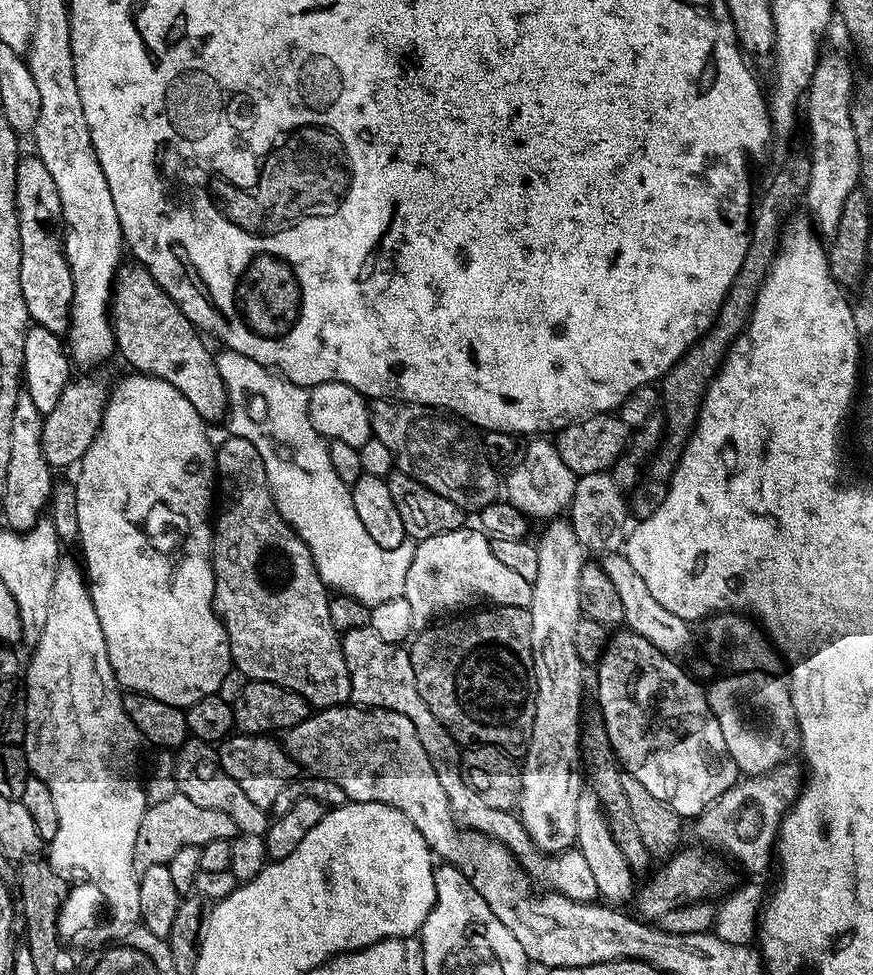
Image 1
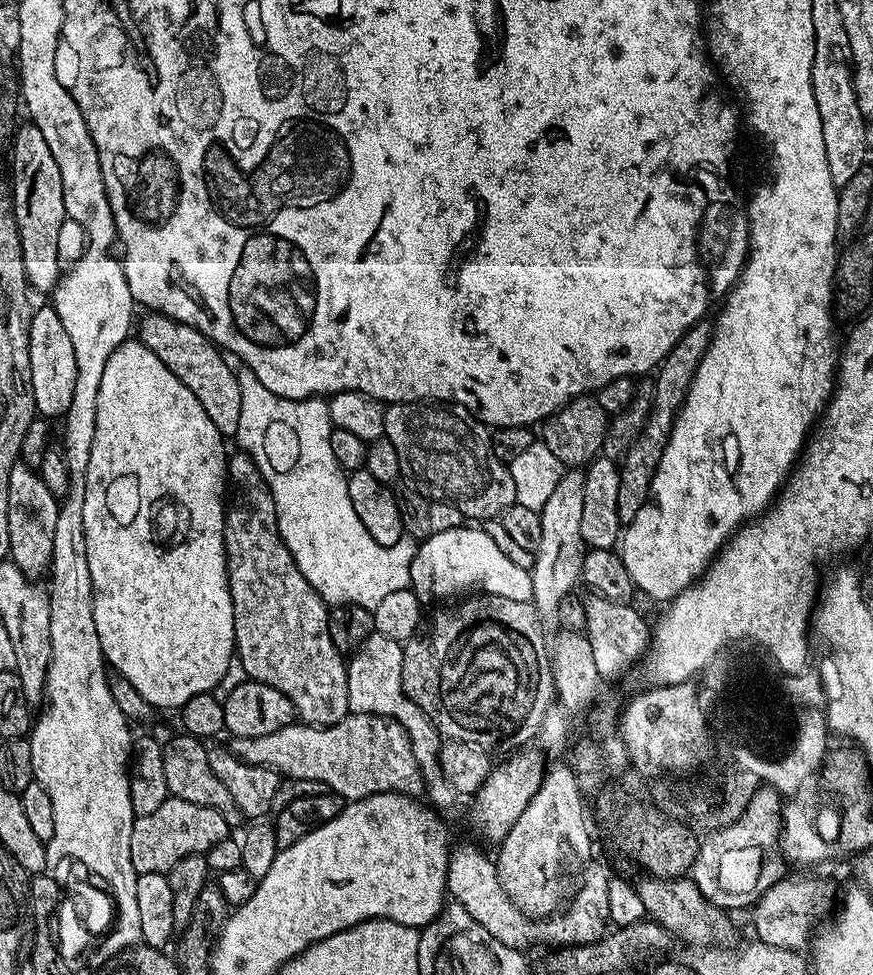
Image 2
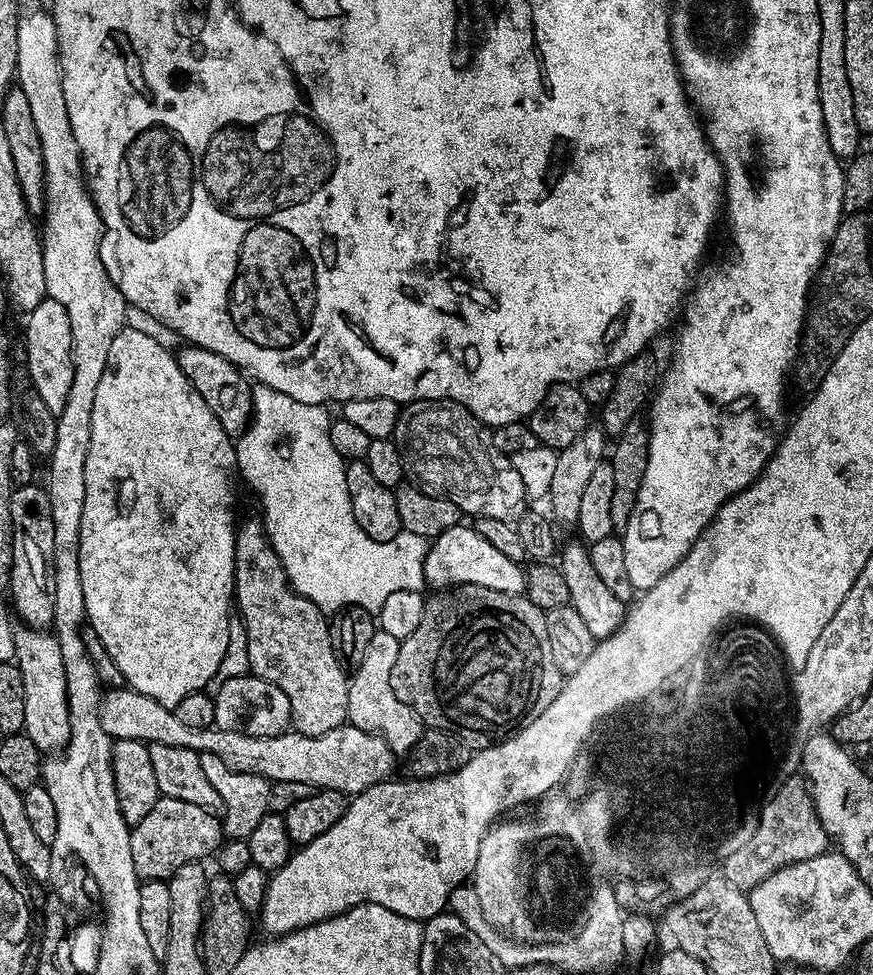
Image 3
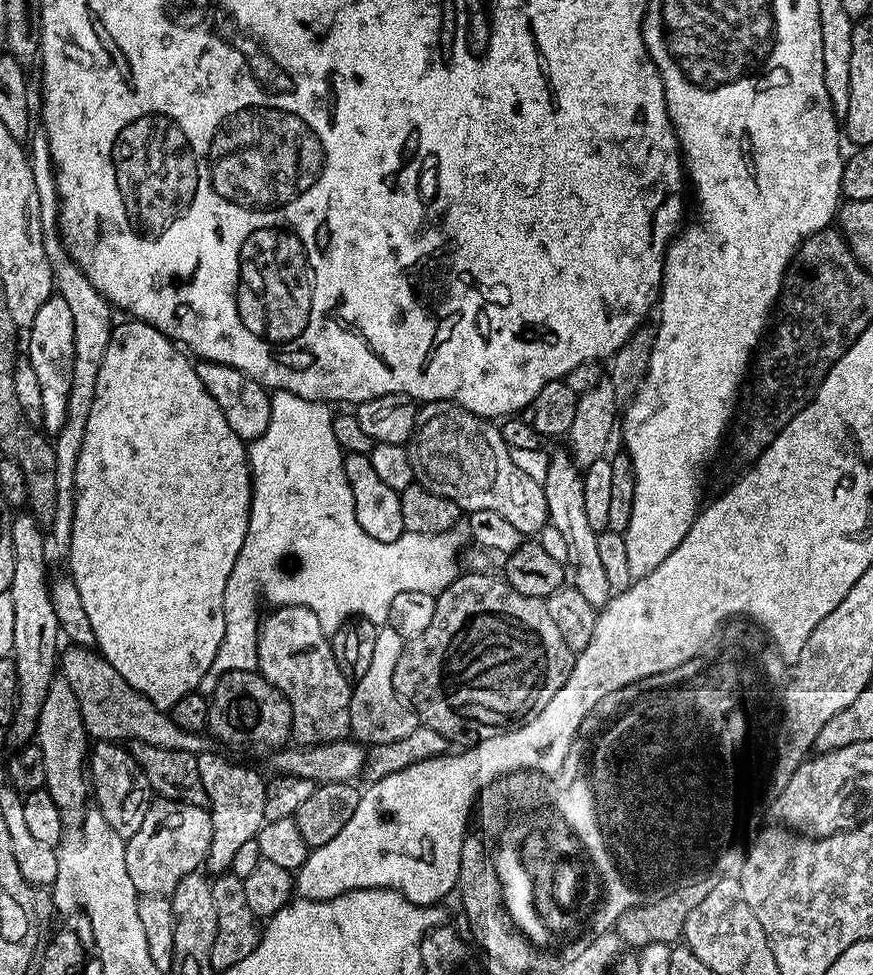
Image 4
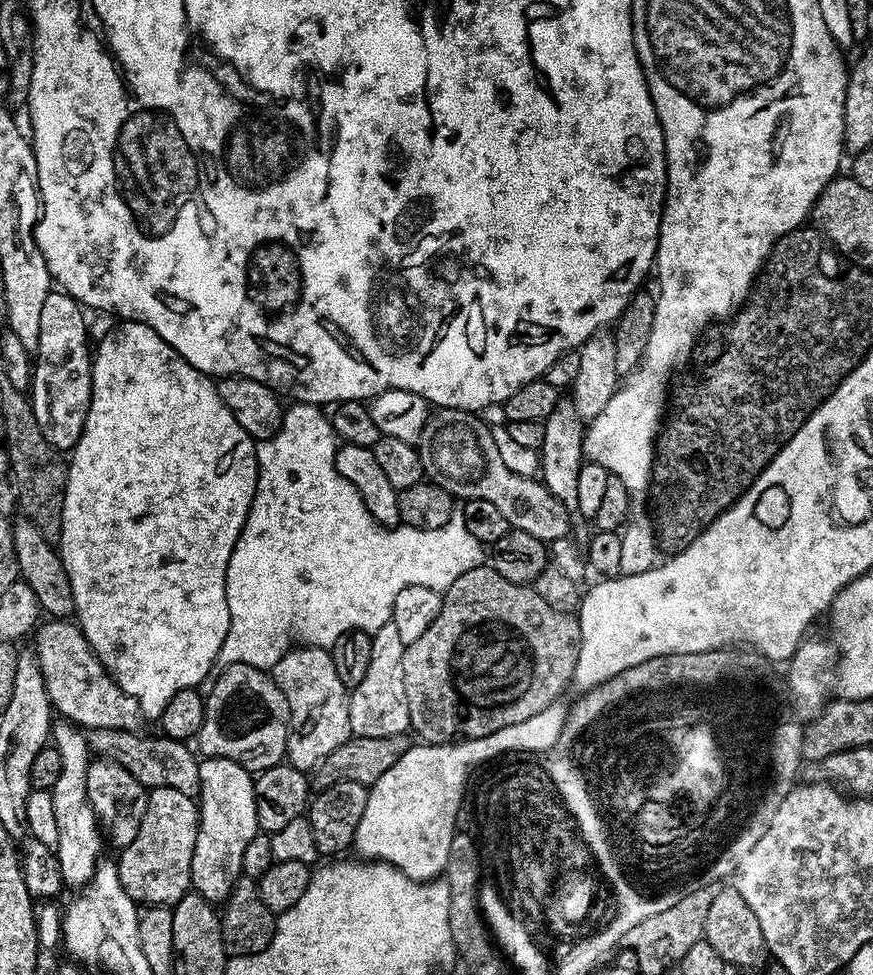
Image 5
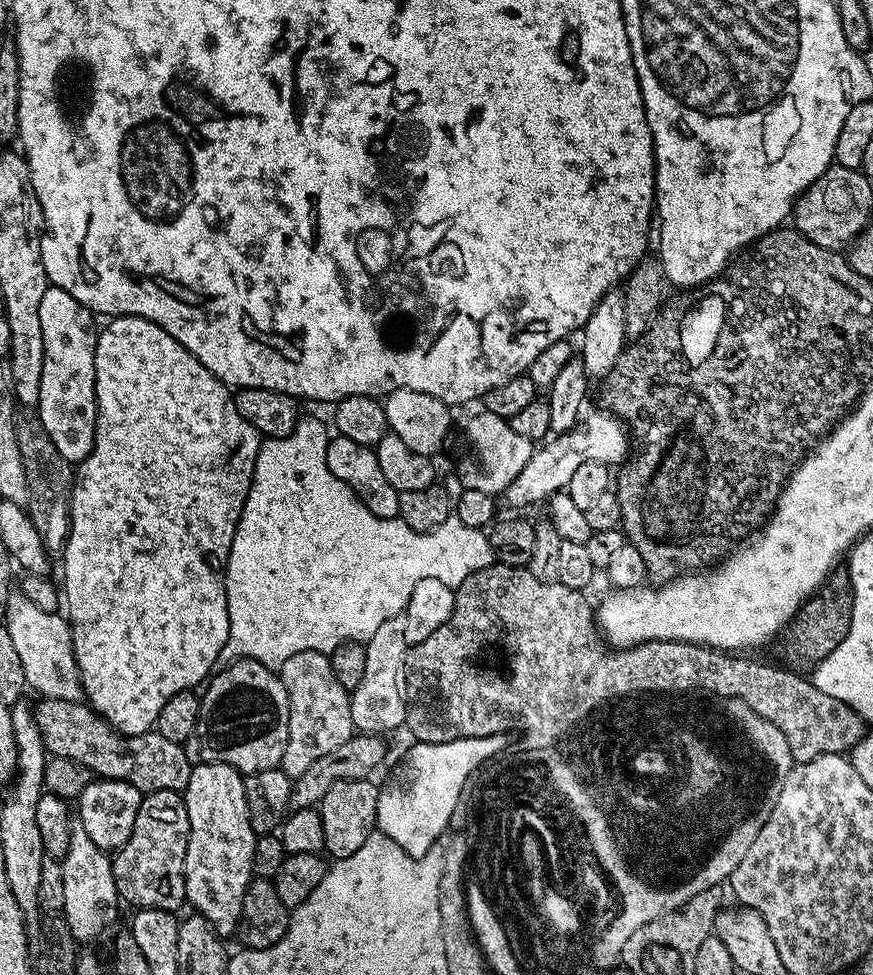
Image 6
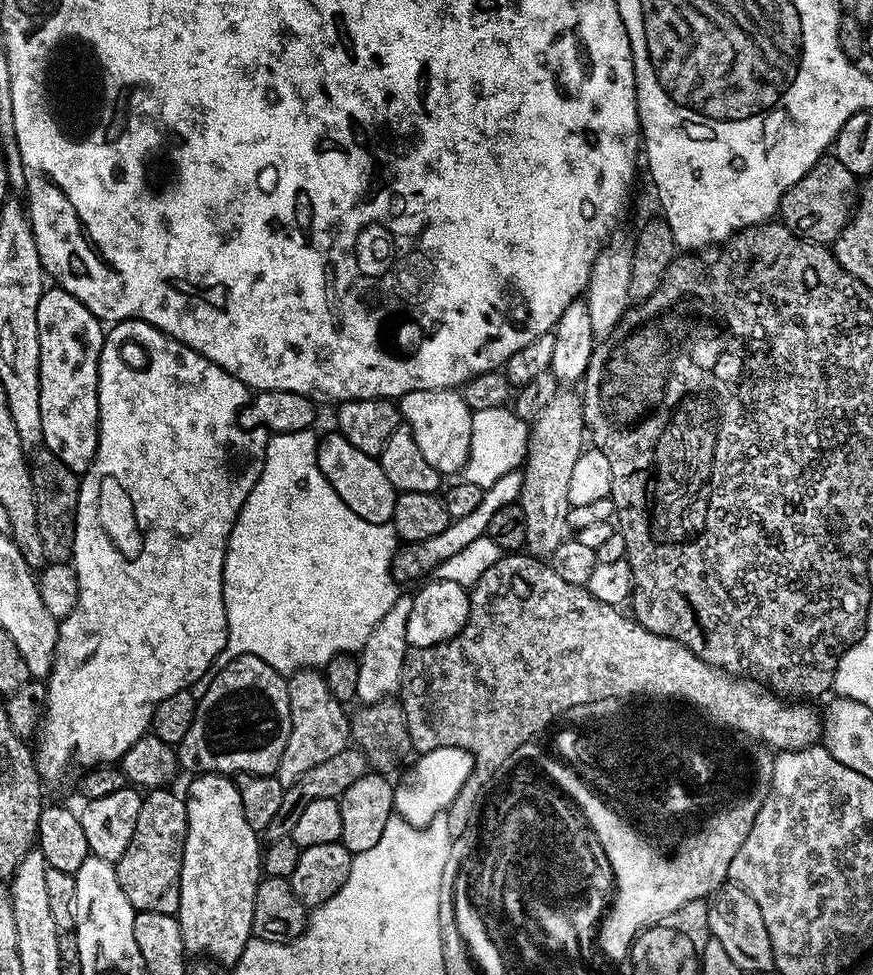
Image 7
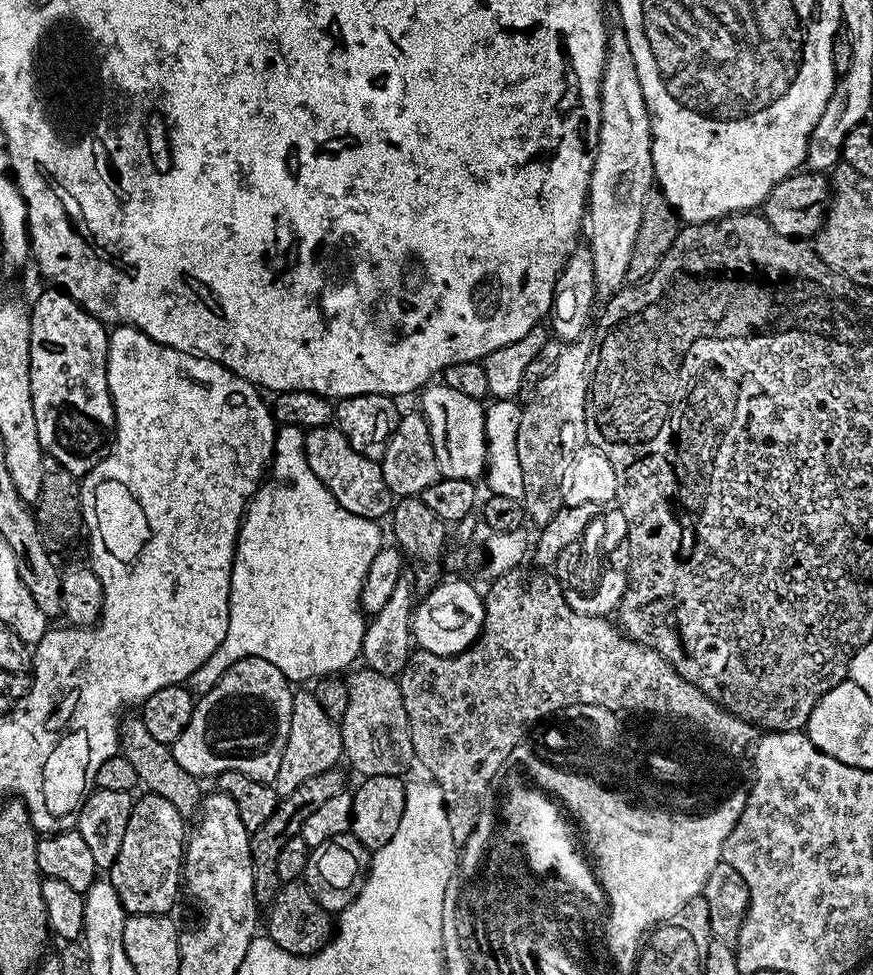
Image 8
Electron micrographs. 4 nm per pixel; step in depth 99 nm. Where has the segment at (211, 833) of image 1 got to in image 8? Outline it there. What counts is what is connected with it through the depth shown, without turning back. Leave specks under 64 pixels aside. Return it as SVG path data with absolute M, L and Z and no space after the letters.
M148 792L137 799L130 810L130 822L126 822L126 834L122 837L122 847L118 850L118 858L114 858L111 868L107 869L106 878L114 886L118 898L122 902L128 916L154 914L169 915L179 898L182 896L182 873L184 870L184 850L186 847L186 818L178 810L174 810L171 802L166 802L158 794Z

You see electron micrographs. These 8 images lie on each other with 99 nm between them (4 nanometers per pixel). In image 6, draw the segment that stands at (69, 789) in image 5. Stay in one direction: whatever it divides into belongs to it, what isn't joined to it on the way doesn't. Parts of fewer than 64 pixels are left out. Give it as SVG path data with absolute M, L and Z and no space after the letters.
M73 827L70 838L70 850L62 861L62 892L64 894L64 910L62 915L69 923L73 938L77 942L92 940L116 916L116 883L112 873L112 856L103 852L94 842L90 842L90 834L82 827Z

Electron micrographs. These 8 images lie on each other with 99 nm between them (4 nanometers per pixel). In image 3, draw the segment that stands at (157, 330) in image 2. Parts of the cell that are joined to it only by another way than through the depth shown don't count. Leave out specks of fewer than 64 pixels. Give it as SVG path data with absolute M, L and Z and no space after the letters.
M188 344L184 346L181 352L175 353L178 366L182 374L190 382L193 392L202 396L206 406L214 410L214 418L222 422L222 430L233 438L238 438L248 429L249 422L252 421L252 389L249 377L245 376L239 368L236 368L222 354L214 354L214 350L206 350L198 347L197 344Z

